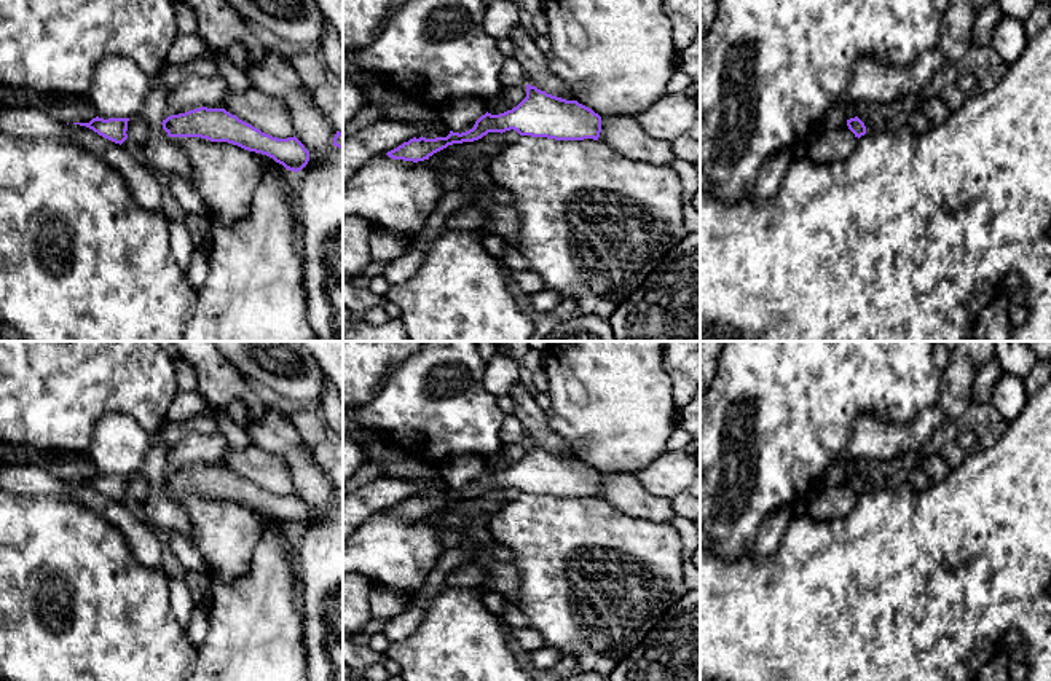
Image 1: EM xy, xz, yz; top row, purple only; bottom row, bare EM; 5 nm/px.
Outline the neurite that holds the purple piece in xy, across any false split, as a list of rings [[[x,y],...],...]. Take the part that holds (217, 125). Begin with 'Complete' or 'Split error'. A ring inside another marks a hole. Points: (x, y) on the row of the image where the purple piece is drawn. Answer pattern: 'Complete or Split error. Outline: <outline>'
Complete. Outline: [[[199,107],[171,115],[161,124],[169,137],[201,137],[211,142],[228,142],[266,155],[293,172],[301,171],[309,161],[309,152],[295,136],[287,139],[273,137],[225,108]]]

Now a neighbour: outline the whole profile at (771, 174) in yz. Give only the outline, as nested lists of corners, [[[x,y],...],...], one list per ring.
[[[783,148],[781,152],[767,158],[759,167],[751,196],[756,199],[773,198],[783,183],[785,174],[789,171],[793,159],[793,148]]]

